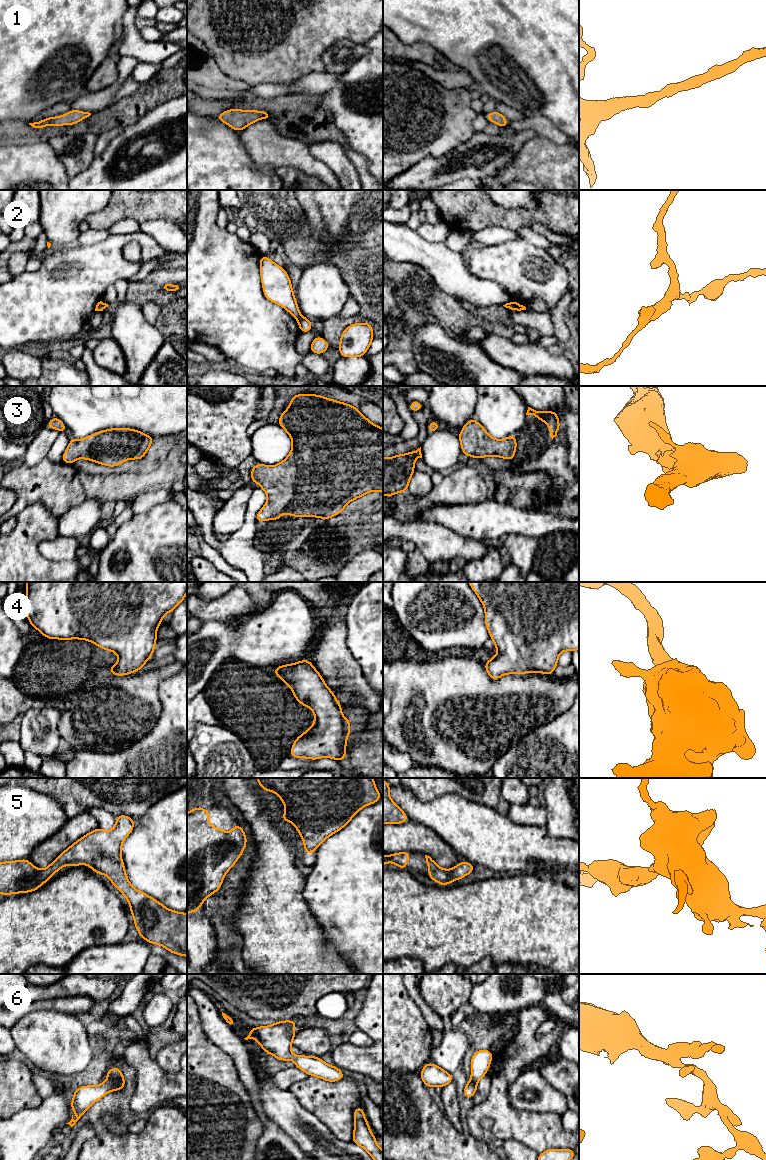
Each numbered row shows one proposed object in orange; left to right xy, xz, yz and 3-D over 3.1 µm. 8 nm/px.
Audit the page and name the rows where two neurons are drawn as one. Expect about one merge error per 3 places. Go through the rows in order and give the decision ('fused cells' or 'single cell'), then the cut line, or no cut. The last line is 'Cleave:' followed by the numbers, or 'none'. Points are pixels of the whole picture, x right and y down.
1: single cell | no cut
2: fused cells | xz (300, 315), (296, 318)
3: single cell | no cut
4: single cell | no cut
5: single cell | no cut
6: single cell | no cut
Cleave: 2

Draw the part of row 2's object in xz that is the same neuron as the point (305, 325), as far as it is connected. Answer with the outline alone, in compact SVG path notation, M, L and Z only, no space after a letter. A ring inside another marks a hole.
M300 316L297 318L297 322L300 327L300 332L305 333L313 330L311 321L304 316Z

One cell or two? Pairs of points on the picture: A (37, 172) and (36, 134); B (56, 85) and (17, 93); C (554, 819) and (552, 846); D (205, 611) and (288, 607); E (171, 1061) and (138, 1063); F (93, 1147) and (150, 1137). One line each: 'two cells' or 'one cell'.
A: two cells
B: one cell
C: two cells
D: two cells
E: two cells
F: one cell

